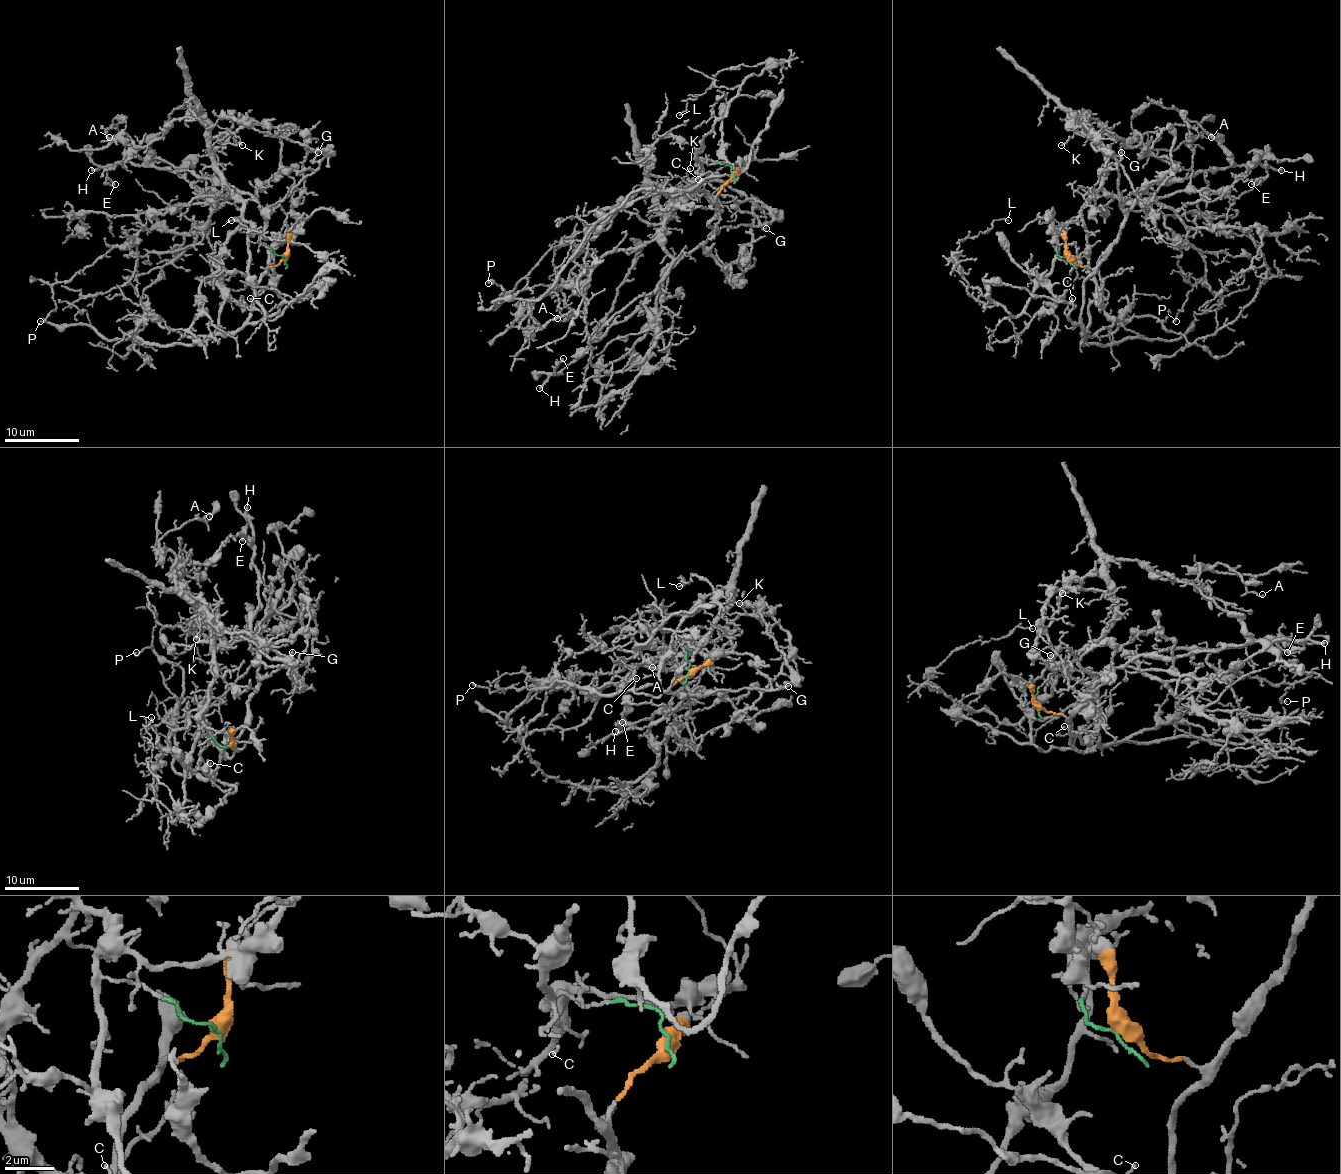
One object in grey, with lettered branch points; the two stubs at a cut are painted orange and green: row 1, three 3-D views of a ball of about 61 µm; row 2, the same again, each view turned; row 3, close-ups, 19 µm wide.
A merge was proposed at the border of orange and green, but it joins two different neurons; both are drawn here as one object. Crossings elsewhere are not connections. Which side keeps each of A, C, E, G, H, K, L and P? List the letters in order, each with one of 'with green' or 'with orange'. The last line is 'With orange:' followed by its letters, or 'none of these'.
A: with green
C: with orange
E: with orange
G: with orange
H: with orange
K: with green
L: with green
P: with green
With orange: C, E, G, H

